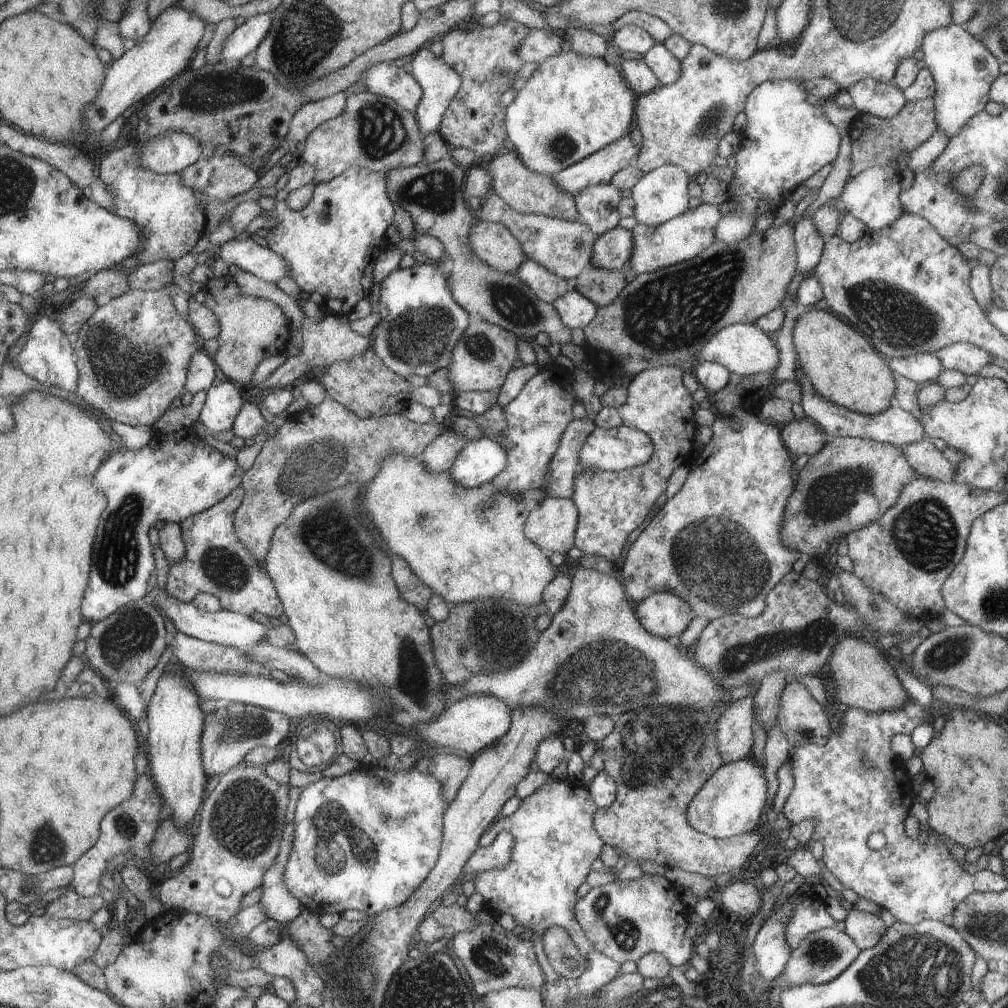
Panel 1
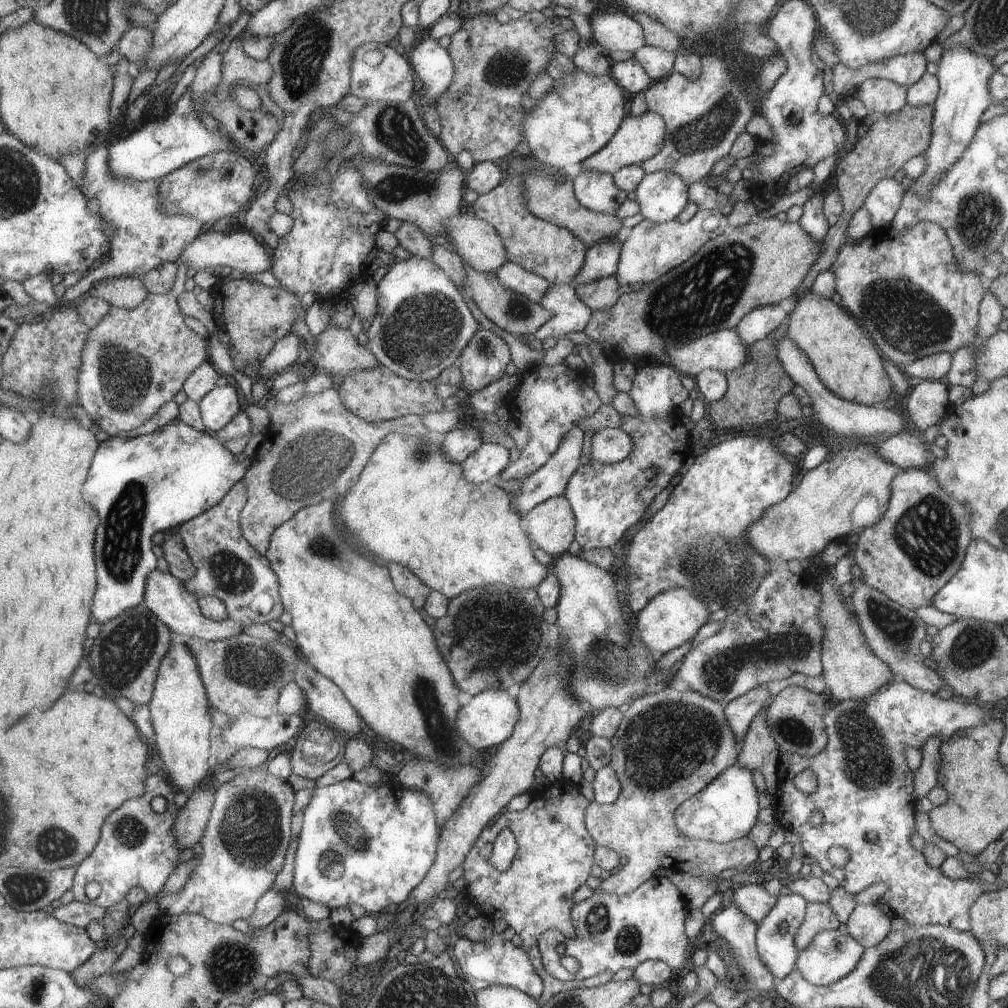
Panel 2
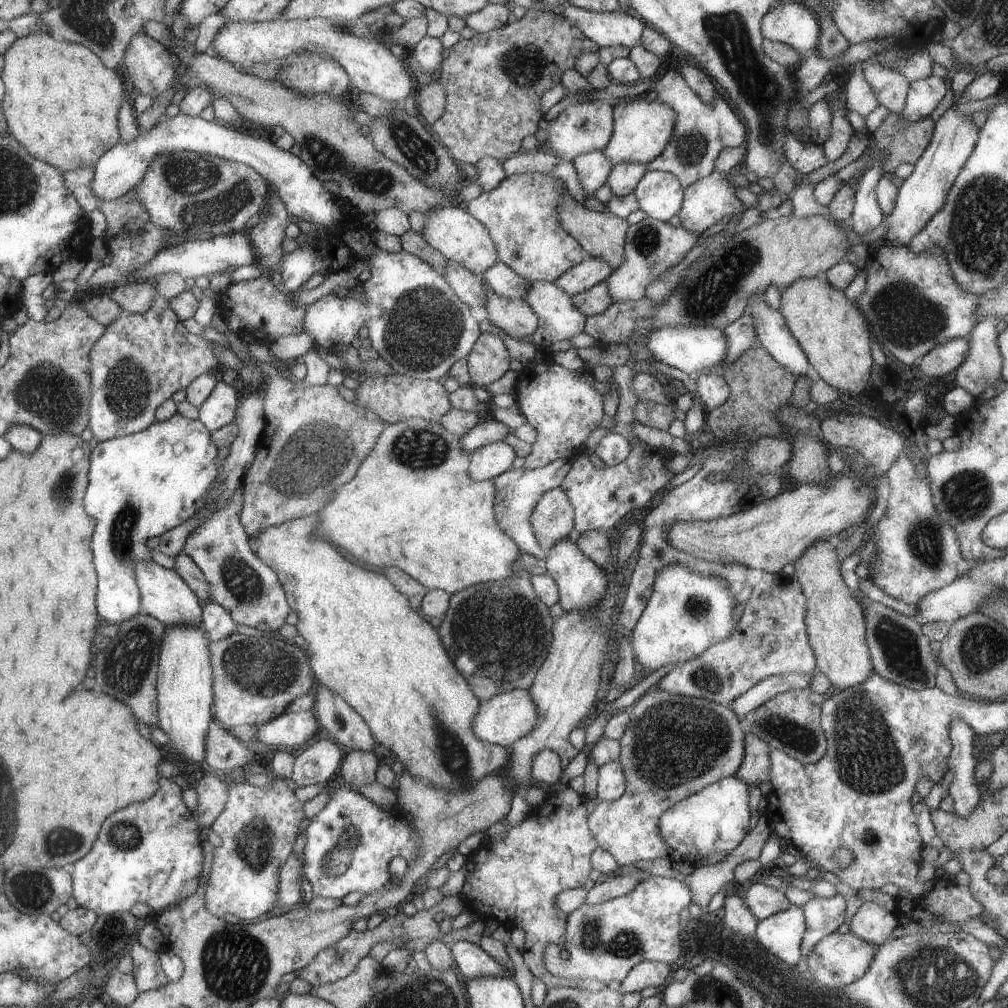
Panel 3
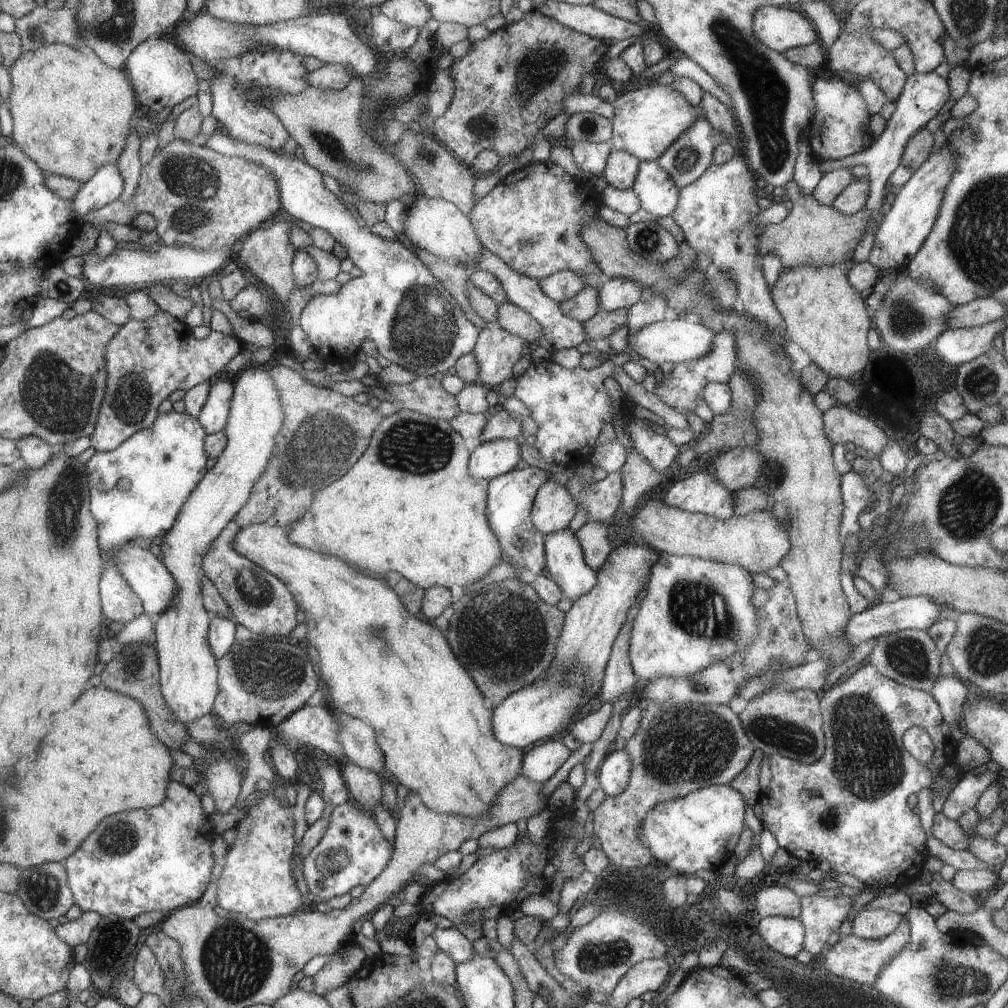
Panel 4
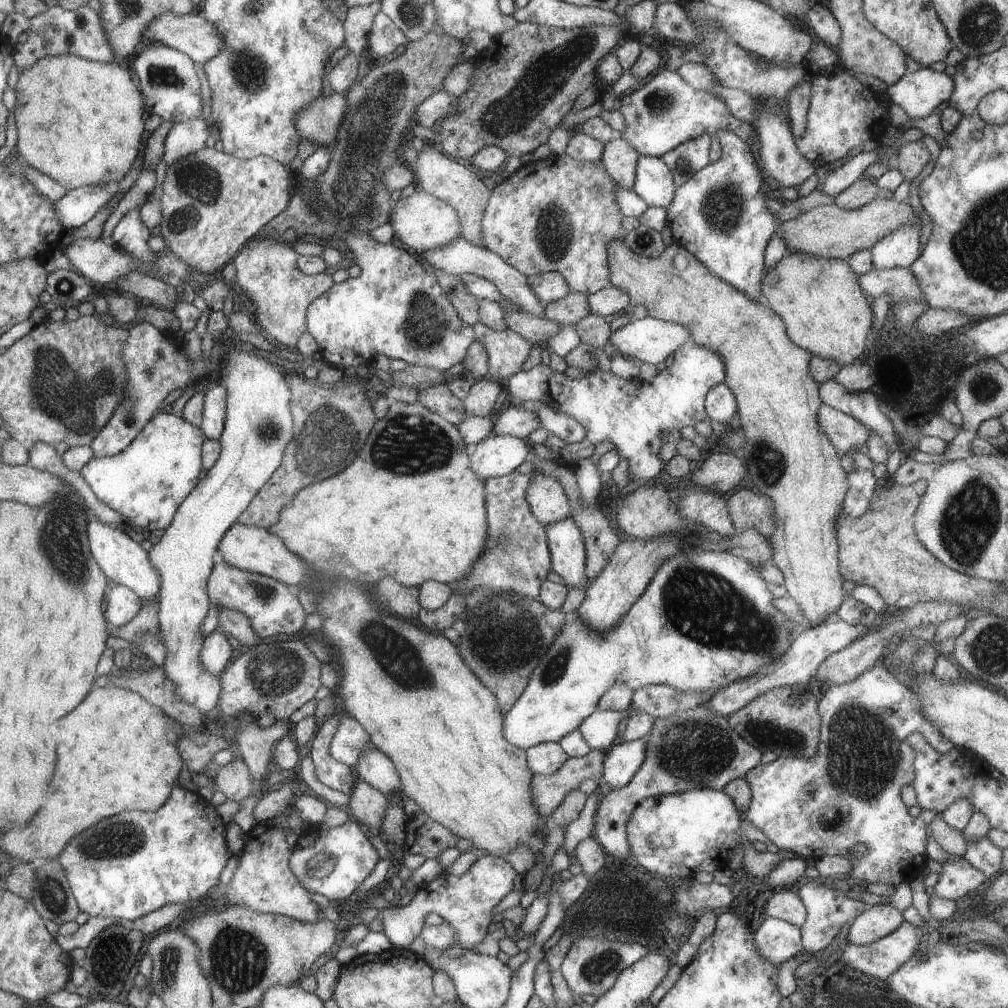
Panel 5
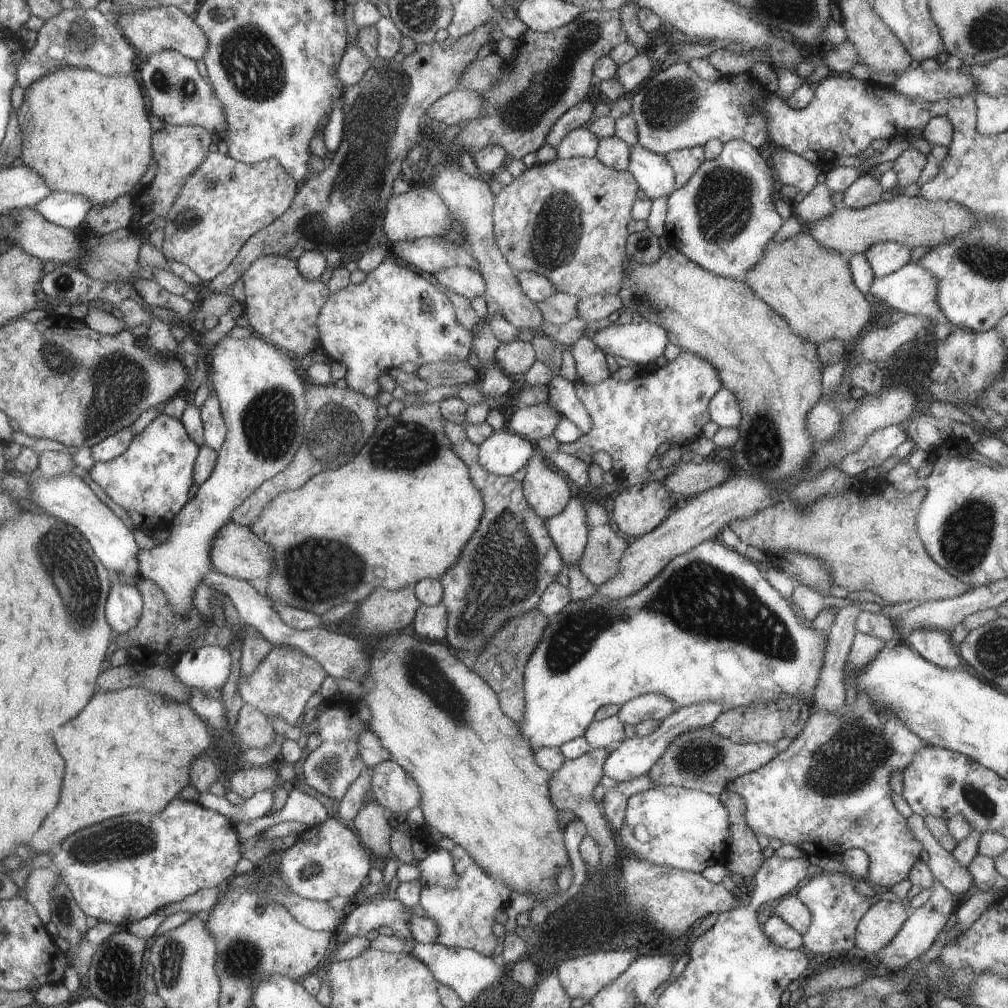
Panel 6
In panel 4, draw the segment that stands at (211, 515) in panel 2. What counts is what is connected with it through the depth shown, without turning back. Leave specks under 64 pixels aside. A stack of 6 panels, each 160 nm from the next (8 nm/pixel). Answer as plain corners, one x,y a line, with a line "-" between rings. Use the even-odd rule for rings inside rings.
232,519
221,535
214,539
213,546
204,558
205,577
217,586
218,592
228,603
238,624
246,626
256,638
288,637
296,628
296,624
299,624
296,620
296,598
292,598
293,593
289,591
289,587
277,576
254,564
234,548
240,530
241,526

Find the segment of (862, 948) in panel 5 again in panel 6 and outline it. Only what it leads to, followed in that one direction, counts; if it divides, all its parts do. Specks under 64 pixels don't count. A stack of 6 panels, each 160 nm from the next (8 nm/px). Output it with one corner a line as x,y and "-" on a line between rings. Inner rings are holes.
934,881
929,900
923,906
910,912
898,934
874,955
891,972
900,971
904,966
908,966
914,958
920,959
936,942
937,936
944,930
944,926
948,924
948,918
954,912
954,900
956,900
955,896
949,890
946,890
939,881

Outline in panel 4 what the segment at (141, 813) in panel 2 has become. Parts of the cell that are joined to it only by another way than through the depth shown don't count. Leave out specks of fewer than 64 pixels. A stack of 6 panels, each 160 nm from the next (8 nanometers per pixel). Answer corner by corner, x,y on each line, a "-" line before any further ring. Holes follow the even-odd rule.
178,781
170,782
168,798
160,806
134,809
116,813
102,819
94,836
90,834
72,856
62,859
67,872
67,881
72,889
76,906
83,912
94,911
102,917
118,915
134,920
148,911
175,912
188,902
196,902
209,887
212,878
212,832
208,815
200,806
200,798
193,789
182,786

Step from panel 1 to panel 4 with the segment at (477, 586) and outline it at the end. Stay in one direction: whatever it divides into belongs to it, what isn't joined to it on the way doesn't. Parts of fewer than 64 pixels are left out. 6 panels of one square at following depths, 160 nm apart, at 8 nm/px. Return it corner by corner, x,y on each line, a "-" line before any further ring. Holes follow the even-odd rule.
399,407
394,414
385,416
381,420
380,426
373,432
368,450
353,464
353,467
341,479
326,485
314,494
313,503
309,506
309,510
301,519
290,525
292,528
289,532
290,542
326,555
341,556
342,560
346,560
348,564
352,564
361,572
374,577
377,576
378,572
385,575
390,571
400,573
406,577
406,580
412,581
423,589
434,585
444,588
462,586
467,589
468,586
476,585
480,579
490,572
493,566
501,563
502,544
493,532
487,515
489,481
478,479
469,472
469,460
472,454
464,445
463,440
464,438
451,427
448,421

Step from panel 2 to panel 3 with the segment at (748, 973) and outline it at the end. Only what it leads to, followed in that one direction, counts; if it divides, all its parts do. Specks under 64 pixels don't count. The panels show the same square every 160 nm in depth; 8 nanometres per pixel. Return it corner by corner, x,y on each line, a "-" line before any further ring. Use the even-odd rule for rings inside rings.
738,896
726,898
723,922
723,924
726,924
726,928
730,928
734,934
740,934
744,938
752,938
755,936
758,922
756,916
750,913
742,898
738,898

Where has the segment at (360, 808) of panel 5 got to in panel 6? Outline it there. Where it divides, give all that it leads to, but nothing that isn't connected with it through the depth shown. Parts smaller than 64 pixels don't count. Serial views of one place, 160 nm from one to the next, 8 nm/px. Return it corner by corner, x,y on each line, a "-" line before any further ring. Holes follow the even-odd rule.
372,798
362,806
352,821
352,827
361,834
362,844
370,848
375,860
393,855
389,844
393,831
388,818
387,809

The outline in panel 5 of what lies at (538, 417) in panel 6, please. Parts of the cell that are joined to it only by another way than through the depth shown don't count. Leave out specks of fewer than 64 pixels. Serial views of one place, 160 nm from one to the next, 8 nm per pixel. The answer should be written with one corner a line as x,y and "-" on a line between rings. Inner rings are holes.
510,407
502,412
500,417
494,418
494,435
510,435
513,437
526,440
537,429
542,427
536,414
531,411
526,411
522,407

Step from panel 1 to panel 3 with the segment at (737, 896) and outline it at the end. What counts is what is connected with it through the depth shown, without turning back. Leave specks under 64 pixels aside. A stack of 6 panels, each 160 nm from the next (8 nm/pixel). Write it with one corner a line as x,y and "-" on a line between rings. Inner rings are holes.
752,884
744,896
744,903
758,921
783,912
791,906
784,888
777,889
764,884

